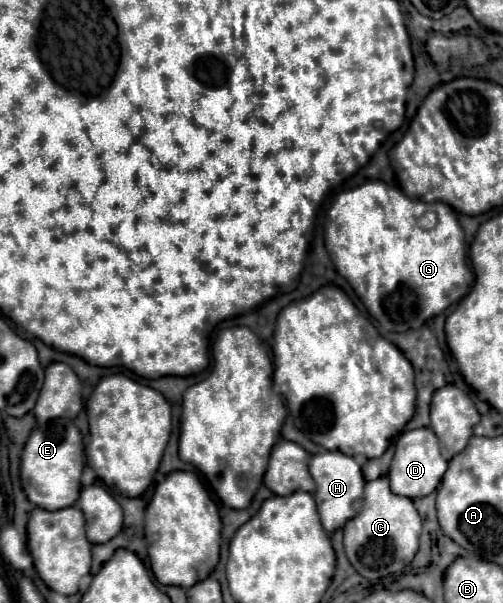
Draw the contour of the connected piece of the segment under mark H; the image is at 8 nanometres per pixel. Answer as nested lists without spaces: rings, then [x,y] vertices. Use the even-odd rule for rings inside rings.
[[[321,451],[321,453],[311,457],[309,473],[311,473],[311,477],[315,479],[315,485],[317,485],[315,501],[317,501],[317,509],[319,509],[319,515],[321,515],[323,529],[327,533],[333,533],[333,531],[341,529],[349,519],[353,519],[353,515],[357,515],[355,501],[361,499],[363,487],[365,487],[361,467],[349,455],[343,455],[339,451]]]

